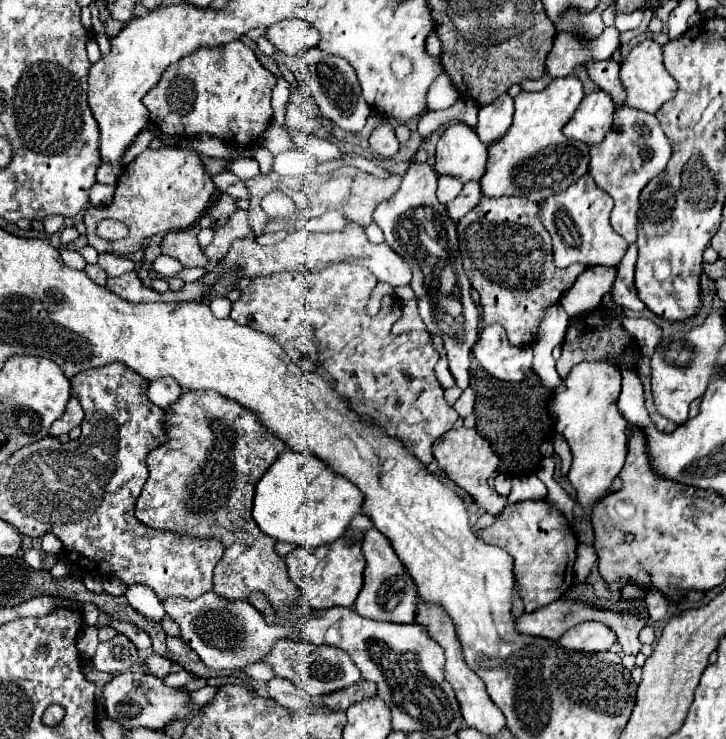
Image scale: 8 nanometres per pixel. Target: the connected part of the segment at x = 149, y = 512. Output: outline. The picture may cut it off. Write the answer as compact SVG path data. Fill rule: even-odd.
M191 390L181 394L179 400L165 410L165 434L167 440L147 454L145 462L149 468L149 480L137 498L135 516L145 526L155 530L171 530L175 534L187 534L191 538L219 540L225 546L225 554L215 566L213 592L221 598L235 602L247 600L253 592L261 592L267 596L275 610L299 606L299 590L289 580L285 560L275 552L275 540L265 536L251 516L255 484L285 450L285 444L269 428L263 426L255 412L213 390Z

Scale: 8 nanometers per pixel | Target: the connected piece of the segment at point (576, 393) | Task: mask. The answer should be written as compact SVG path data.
M581 362L571 368L569 376L563 380L563 384L553 392L551 396L551 414L555 416L555 432L559 432L573 454L569 482L577 490L577 502L583 508L591 508L599 498L603 498L615 480L615 476L621 472L625 464L627 454L627 422L617 412L617 398L621 394L621 372L617 370L617 362Z

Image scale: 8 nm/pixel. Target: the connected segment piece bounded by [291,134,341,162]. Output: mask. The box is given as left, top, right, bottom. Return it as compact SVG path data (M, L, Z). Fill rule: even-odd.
M291 134L291 142L297 148L303 148L307 152L311 152L319 162L327 162L327 160L335 160L341 156L339 148L327 140L317 138L315 134Z

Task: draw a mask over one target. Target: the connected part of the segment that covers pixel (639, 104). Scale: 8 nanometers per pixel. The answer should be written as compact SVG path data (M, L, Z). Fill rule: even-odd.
M643 40L631 48L629 56L621 64L621 82L627 88L627 106L651 114L677 94L677 82L663 66L663 46L655 40Z

